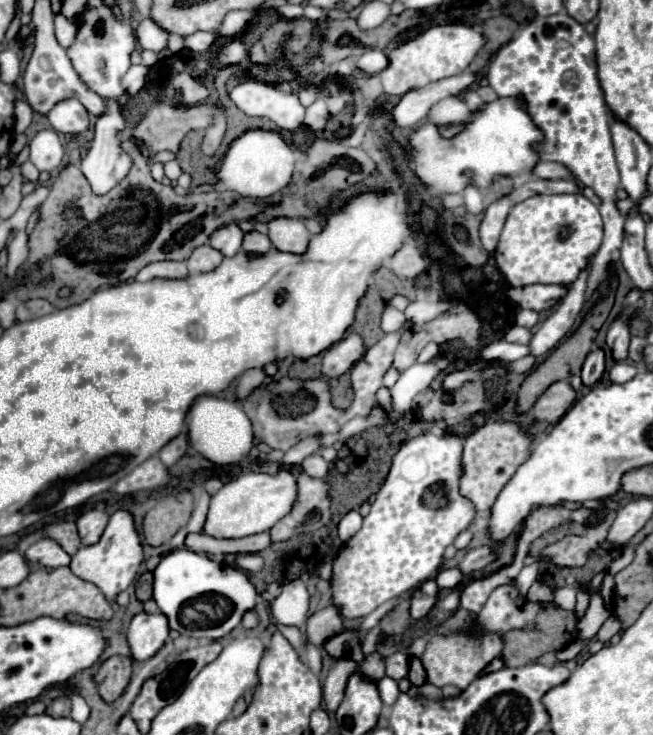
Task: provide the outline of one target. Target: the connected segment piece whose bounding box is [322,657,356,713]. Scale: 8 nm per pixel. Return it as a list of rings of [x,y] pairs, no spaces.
[[[342,657],[340,661],[336,661],[324,681],[322,687],[322,695],[324,695],[324,703],[326,703],[326,711],[334,713],[344,697],[344,687],[346,687],[346,679],[348,675],[356,669],[356,663],[350,657]]]

